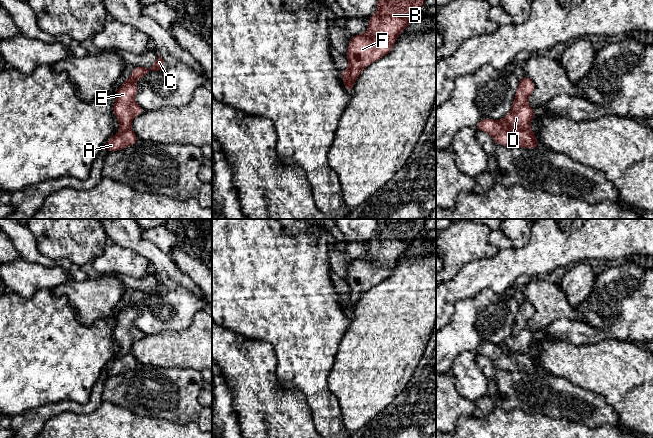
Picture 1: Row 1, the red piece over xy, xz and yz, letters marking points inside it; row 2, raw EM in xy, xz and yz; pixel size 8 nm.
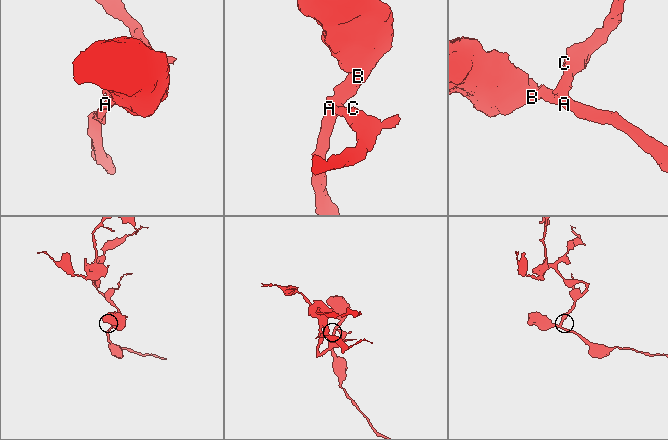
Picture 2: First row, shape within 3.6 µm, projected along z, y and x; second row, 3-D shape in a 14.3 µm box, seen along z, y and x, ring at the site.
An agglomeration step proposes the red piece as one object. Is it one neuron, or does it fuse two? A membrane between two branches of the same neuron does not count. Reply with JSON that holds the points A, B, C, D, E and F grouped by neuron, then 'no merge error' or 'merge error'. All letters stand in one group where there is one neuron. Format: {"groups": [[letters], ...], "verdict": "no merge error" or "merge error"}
{"groups": [["A", "B", "F"], ["C", "D", "E"]], "verdict": "merge error"}

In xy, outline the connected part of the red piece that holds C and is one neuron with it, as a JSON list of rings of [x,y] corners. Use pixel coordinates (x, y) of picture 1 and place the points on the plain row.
[[[159,280],[153,287],[152,292],[144,292],[142,290],[134,291],[127,305],[125,305],[116,316],[116,325],[113,328],[114,340],[119,345],[119,356],[124,356],[131,352],[132,344],[145,336],[138,327],[134,325],[134,320],[139,315],[139,311],[135,306],[152,295],[161,295],[168,290],[164,288],[163,283]]]

